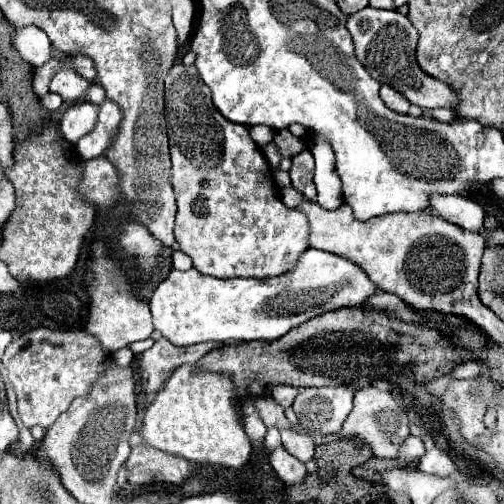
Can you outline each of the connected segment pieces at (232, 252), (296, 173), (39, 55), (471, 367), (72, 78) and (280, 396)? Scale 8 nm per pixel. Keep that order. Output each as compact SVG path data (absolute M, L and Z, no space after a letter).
M175 64L167 78L165 78L165 116L167 116L167 134L169 134L169 146L171 146L171 162L173 162L173 190L175 190L175 198L177 198L177 226L175 226L175 238L177 244L181 246L181 250L191 256L193 266L209 276L217 276L217 278L231 278L231 276L243 276L243 278L269 278L269 276L279 276L285 274L289 270L293 270L293 266L297 264L299 256L309 248L307 236L309 236L309 224L305 214L301 214L299 210L291 210L281 202L281 192L273 180L273 170L267 162L267 158L263 156L263 152L257 148L257 144L251 140L247 126L241 124L233 124L227 118L221 116L221 112L213 106L211 100L211 90L201 82L201 76L197 74L195 66L183 66L183 64Z
M309 150L293 156L293 166L289 170L289 176L291 176L293 186L307 200L317 198L317 190L315 190L315 184L313 184L313 154Z
M25 26L15 30L13 46L19 52L19 56L33 68L43 66L51 56L51 40L37 26Z
M467 362L467 364L463 364L463 366L457 366L453 372L451 372L451 376L453 378L463 378L463 380L471 380L471 378L475 378L475 376L479 376L479 374L483 374L483 364L481 362Z
M65 64L55 72L49 90L59 94L65 102L79 102L85 98L89 86L91 84L85 78L81 78L69 64Z
M275 386L273 388L273 398L283 406L283 408L289 408L293 404L293 400L297 398L299 394L299 388L293 388L293 386Z

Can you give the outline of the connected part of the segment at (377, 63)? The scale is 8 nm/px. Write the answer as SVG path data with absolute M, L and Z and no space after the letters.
M367 6L365 10L351 14L347 20L347 28L351 32L357 60L369 70L369 74L381 82L389 84L391 88L399 90L411 104L421 108L451 108L455 110L459 98L453 88L449 88L445 82L425 74L415 58L415 42L419 40L417 30L409 22L407 16L403 16L397 10L377 10Z

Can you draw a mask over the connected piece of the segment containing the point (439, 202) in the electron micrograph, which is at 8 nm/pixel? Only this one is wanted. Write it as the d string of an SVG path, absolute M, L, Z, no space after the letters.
M435 194L431 198L431 208L447 222L453 222L469 232L481 232L485 210L465 196L439 196Z

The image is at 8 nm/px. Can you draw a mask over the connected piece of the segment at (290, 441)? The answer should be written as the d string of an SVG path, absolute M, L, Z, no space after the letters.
M279 430L281 432L281 442L289 454L299 458L301 462L309 462L313 458L315 442L309 436L297 434L293 430Z

